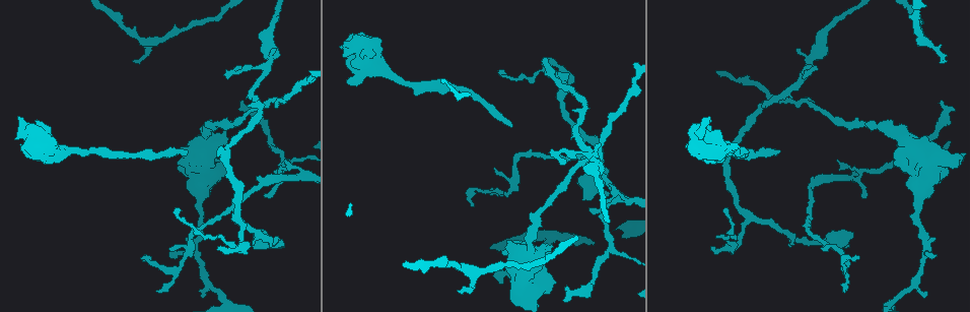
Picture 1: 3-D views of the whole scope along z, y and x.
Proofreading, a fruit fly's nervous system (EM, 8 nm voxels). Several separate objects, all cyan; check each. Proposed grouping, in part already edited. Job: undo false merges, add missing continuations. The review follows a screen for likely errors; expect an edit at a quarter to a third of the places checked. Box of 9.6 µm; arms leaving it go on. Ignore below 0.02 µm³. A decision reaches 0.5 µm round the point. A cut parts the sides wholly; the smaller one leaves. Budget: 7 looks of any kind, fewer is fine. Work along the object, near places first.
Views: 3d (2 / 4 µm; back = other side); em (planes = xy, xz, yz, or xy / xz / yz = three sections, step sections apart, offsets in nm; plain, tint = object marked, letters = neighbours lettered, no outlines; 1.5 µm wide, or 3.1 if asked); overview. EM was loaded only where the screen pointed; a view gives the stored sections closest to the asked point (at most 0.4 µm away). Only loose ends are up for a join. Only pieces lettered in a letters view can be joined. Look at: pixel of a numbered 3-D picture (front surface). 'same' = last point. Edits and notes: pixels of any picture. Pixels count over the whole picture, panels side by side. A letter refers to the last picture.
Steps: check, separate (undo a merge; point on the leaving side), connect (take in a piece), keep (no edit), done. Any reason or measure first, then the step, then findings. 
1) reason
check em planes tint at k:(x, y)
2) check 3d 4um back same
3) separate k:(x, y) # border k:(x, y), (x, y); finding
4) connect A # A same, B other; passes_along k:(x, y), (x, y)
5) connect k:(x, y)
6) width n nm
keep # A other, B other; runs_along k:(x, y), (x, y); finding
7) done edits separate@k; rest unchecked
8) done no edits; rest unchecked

an open end
check em planes letters at 1:(217, 248)

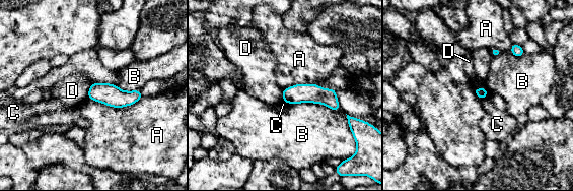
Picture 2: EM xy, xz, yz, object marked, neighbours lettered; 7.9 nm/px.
width 80 nm
keep # A other, B other, C other, D other; runs_along 2:(285, 91), (324, 96), (337, 107); no lettered piece goes on from it

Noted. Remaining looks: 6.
an open end
check em planes letters at 1:(852, 232)

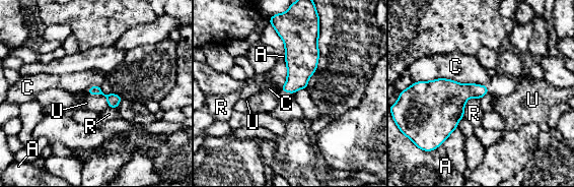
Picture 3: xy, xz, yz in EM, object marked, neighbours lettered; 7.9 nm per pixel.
keep # A other, C other, R other, U other; border 3:(415, 81), (449, 78), (486, 85); no lettered piece goes on from it

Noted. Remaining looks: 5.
free end
check 3d 2um at 1:(548, 251)

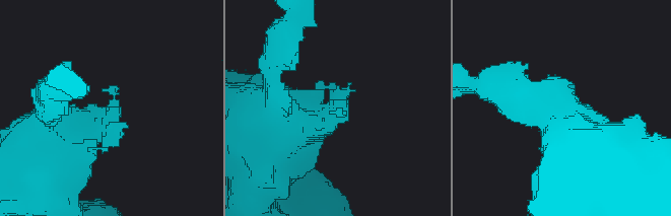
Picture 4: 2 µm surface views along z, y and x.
check em planes tint at 4:(117, 87)

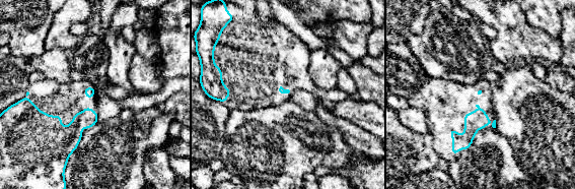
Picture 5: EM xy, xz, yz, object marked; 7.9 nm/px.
what lies round it
check em planes letters same

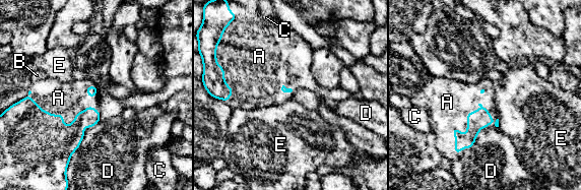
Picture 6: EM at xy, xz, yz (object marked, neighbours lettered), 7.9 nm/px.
connect 6:(448, 109) # A same, B other, C other, D other, E other; passes_along 6:(476, 120), (466, 134), (448, 109); the neuron continues

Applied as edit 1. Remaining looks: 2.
done edits connect@6; rest unchecked

